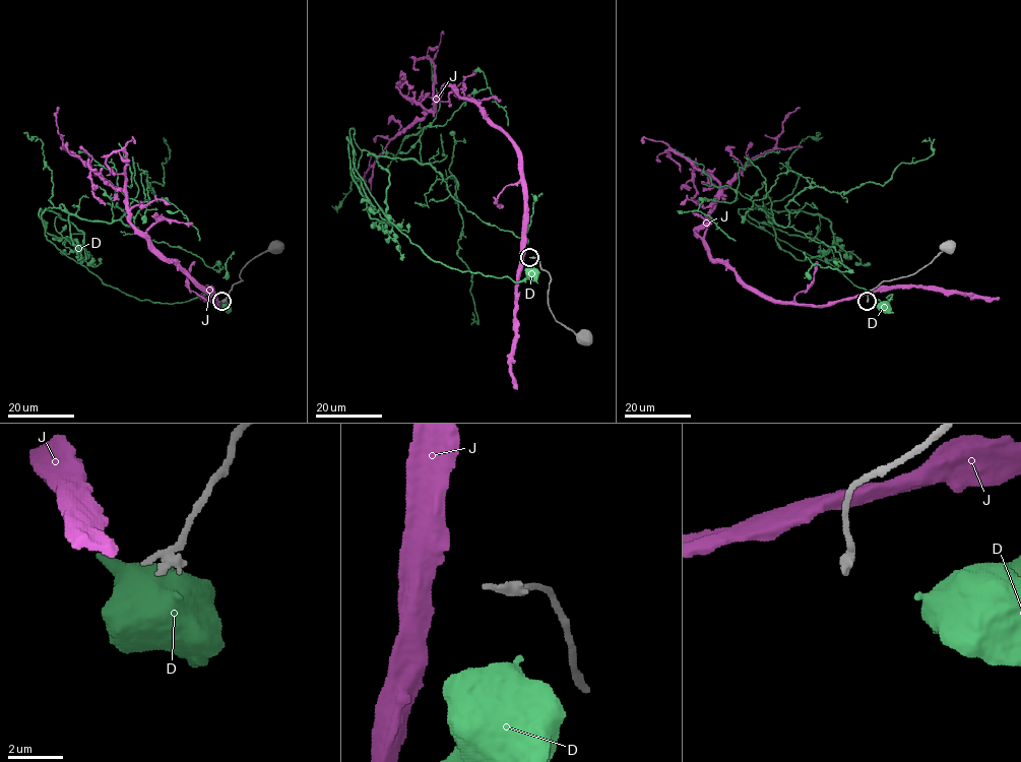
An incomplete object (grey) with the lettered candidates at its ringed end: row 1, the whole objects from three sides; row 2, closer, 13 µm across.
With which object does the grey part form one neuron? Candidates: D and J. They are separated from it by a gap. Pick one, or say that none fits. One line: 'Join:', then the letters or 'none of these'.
Join: none of these

